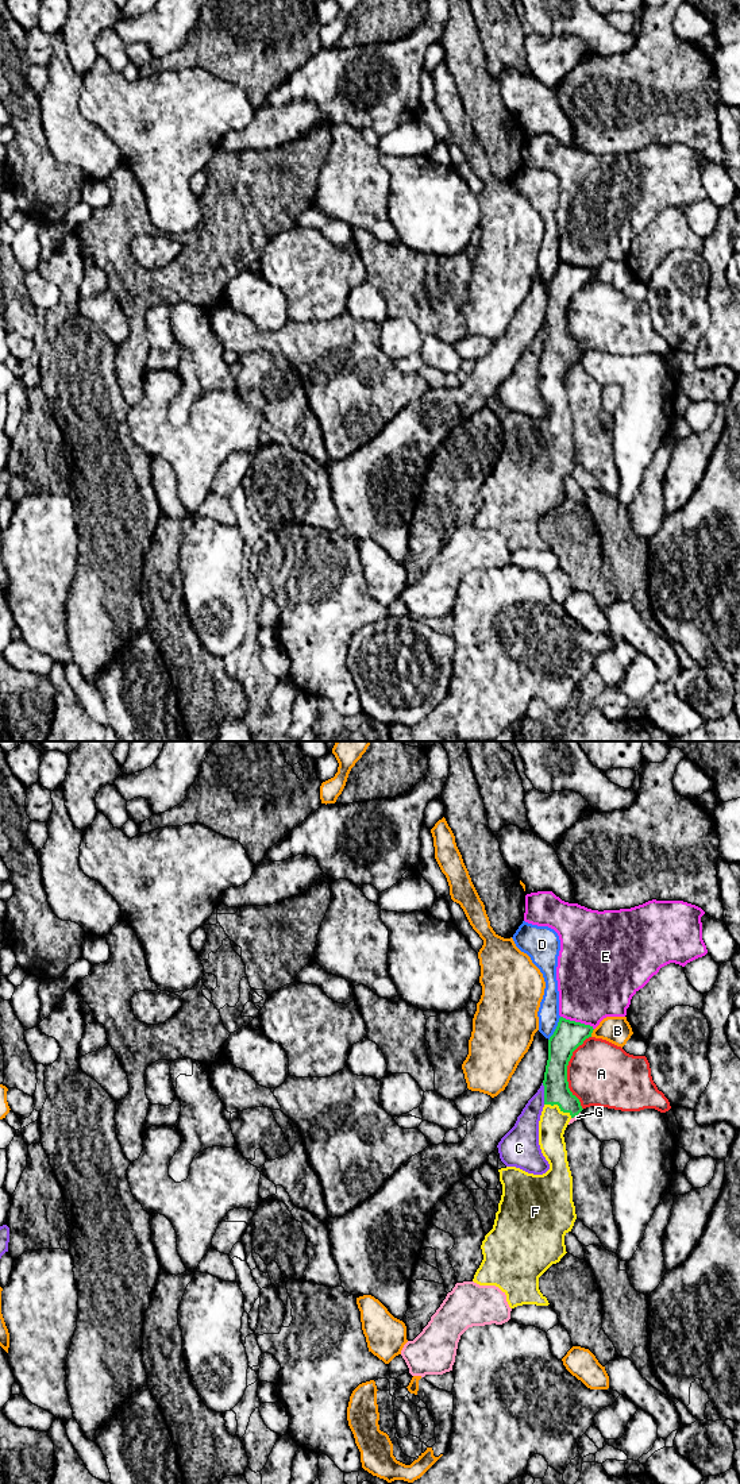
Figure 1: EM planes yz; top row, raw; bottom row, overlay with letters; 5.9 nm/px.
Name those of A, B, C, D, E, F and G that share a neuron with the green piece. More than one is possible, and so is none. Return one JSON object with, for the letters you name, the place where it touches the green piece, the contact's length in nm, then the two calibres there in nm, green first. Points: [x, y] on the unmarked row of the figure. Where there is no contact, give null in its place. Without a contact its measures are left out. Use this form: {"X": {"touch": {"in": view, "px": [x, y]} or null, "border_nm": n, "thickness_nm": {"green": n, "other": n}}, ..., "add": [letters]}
{"F": {"touch": {"in": "yz", "px": [558, 349]}, "border_nm": 190, "thickness_nm": {"green": 150, "other": 160}}, "add": ["F"]}

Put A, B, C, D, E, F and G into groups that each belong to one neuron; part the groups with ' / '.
A / B / C / D / E / F / G

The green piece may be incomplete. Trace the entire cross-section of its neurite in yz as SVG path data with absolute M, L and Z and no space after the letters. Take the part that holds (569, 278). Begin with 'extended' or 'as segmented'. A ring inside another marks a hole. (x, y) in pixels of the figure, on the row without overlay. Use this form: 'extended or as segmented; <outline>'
extended; M560 261L548 284L539 389L550 413L543 419L528 417L516 410L498 413L502 439L493 473L482 485L483 504L473 525L479 529L498 531L506 539L510 552L523 548L548 550L547 541L539 533L539 521L567 497L564 479L571 475L577 458L573 446L573 420L563 378L570 363L583 354L579 343L569 332L567 309L573 296L591 281L593 274L590 269Z

